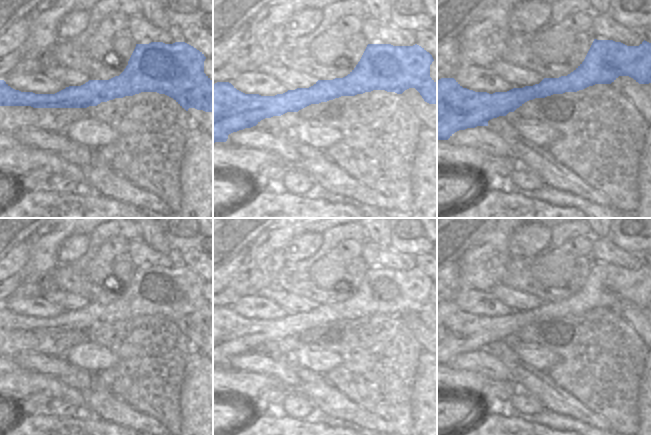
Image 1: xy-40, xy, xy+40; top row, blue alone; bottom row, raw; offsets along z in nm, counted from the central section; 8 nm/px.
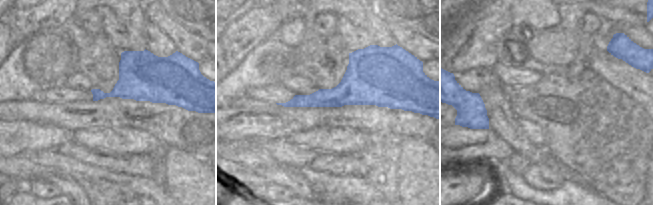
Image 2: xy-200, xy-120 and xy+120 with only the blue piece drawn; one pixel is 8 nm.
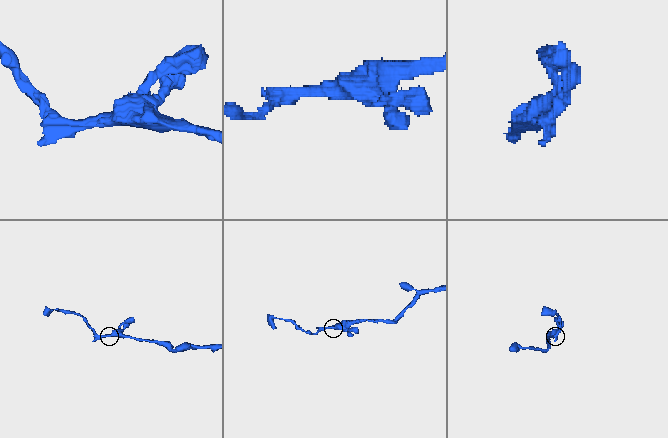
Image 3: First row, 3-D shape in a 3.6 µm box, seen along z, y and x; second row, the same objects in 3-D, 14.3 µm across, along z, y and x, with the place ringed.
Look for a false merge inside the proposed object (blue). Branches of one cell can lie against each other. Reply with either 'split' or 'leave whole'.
leave whole

